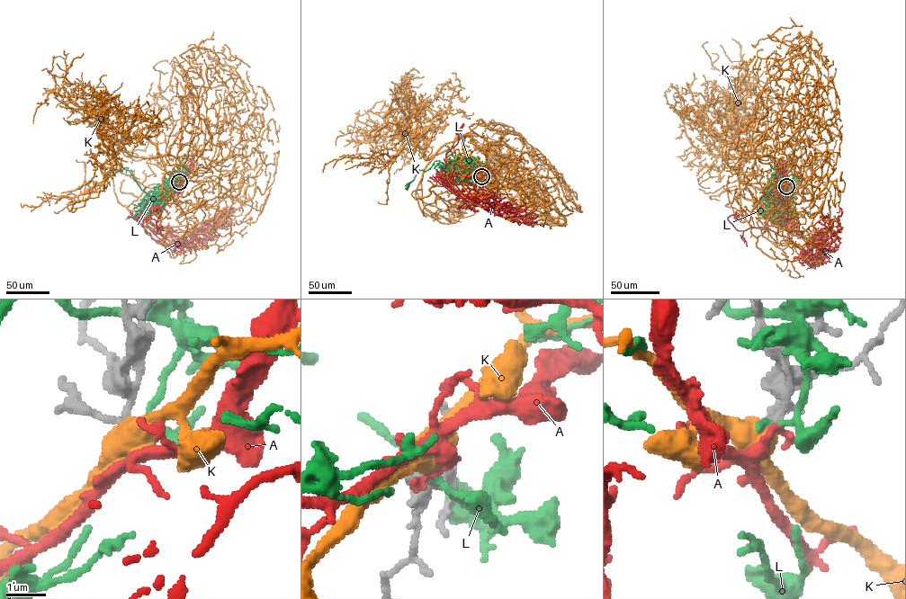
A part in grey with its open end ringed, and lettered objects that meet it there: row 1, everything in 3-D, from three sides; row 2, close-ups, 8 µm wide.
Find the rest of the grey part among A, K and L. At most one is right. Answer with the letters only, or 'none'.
A

